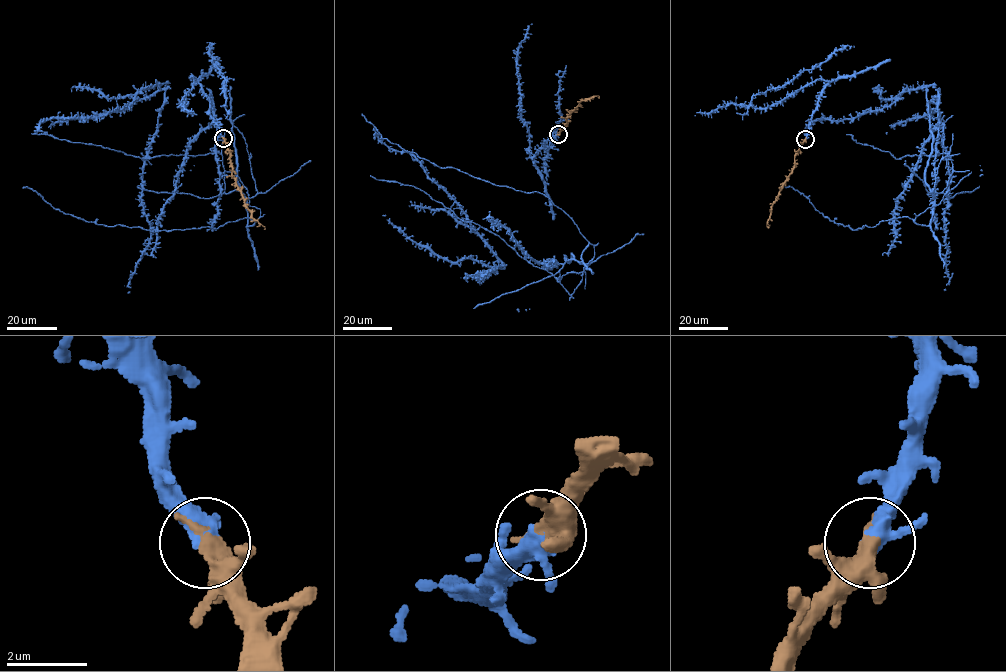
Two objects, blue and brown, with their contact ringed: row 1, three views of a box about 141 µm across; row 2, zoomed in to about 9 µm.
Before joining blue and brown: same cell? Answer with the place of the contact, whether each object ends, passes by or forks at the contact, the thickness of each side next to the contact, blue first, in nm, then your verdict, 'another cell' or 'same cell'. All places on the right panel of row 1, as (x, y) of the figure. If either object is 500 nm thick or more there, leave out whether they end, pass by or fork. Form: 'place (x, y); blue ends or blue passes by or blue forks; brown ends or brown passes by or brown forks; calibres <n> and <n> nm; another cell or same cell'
place (805, 139); blue passes by; brown passes by; calibres 360 and 360 nm; same cell

